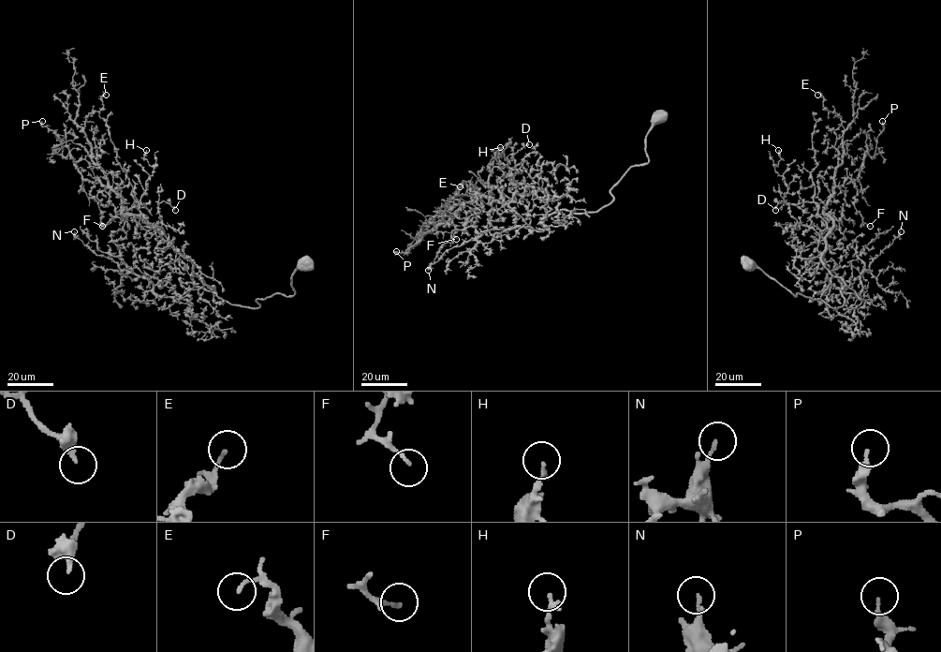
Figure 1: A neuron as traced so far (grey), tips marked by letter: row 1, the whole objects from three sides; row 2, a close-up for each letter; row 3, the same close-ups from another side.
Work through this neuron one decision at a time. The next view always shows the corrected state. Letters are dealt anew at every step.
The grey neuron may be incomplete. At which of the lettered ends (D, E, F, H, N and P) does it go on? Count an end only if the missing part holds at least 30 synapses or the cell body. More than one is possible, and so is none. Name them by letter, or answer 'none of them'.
none of them

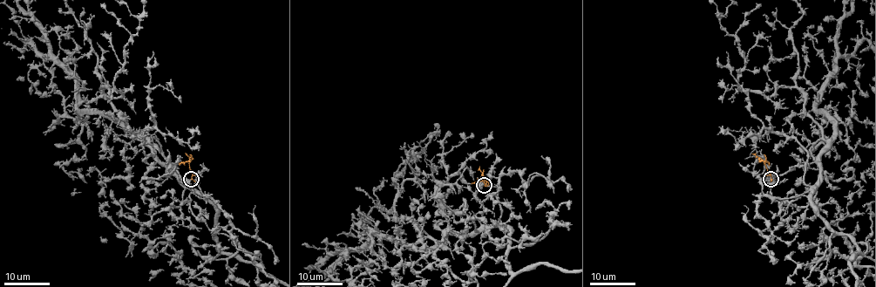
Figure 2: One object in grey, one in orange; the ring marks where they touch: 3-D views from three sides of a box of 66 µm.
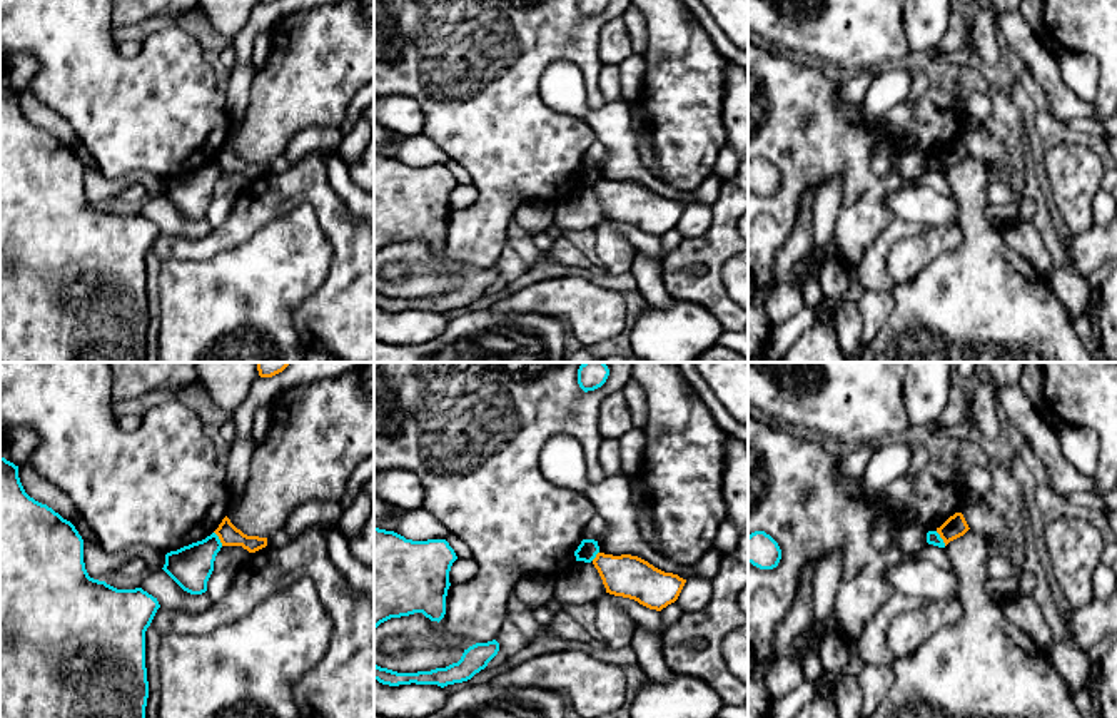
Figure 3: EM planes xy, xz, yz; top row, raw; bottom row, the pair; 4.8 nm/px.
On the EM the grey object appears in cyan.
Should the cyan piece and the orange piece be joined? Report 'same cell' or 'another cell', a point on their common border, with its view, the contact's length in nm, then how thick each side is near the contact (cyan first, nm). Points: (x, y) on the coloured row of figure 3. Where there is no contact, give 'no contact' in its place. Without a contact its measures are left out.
another cell; meets cyan in yz at (940, 538); contact 90 nm long; 70 nm thick on the cyan side, 110 nm on the other

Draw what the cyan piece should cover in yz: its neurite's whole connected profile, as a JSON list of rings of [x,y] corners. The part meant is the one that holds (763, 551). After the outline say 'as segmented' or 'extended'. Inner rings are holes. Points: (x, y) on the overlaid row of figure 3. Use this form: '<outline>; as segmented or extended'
[[[755,531],[748,536],[748,563],[760,569],[773,569],[781,559],[778,543],[765,531]]]; as segmented

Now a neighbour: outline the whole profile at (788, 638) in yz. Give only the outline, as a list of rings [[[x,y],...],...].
[[[808,561],[803,566],[796,599],[786,613],[785,619],[775,630],[773,636],[775,656],[793,656],[800,648],[806,648],[801,658],[801,666],[806,681],[818,681],[825,673],[825,668],[820,661],[820,643],[806,643],[803,636],[803,633],[811,628],[813,619],[815,568],[815,561]]]

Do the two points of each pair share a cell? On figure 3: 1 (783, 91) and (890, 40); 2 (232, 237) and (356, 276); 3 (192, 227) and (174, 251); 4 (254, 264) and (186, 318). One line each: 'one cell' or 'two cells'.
1: two cells
2: one cell
3: two cells
4: one cell

